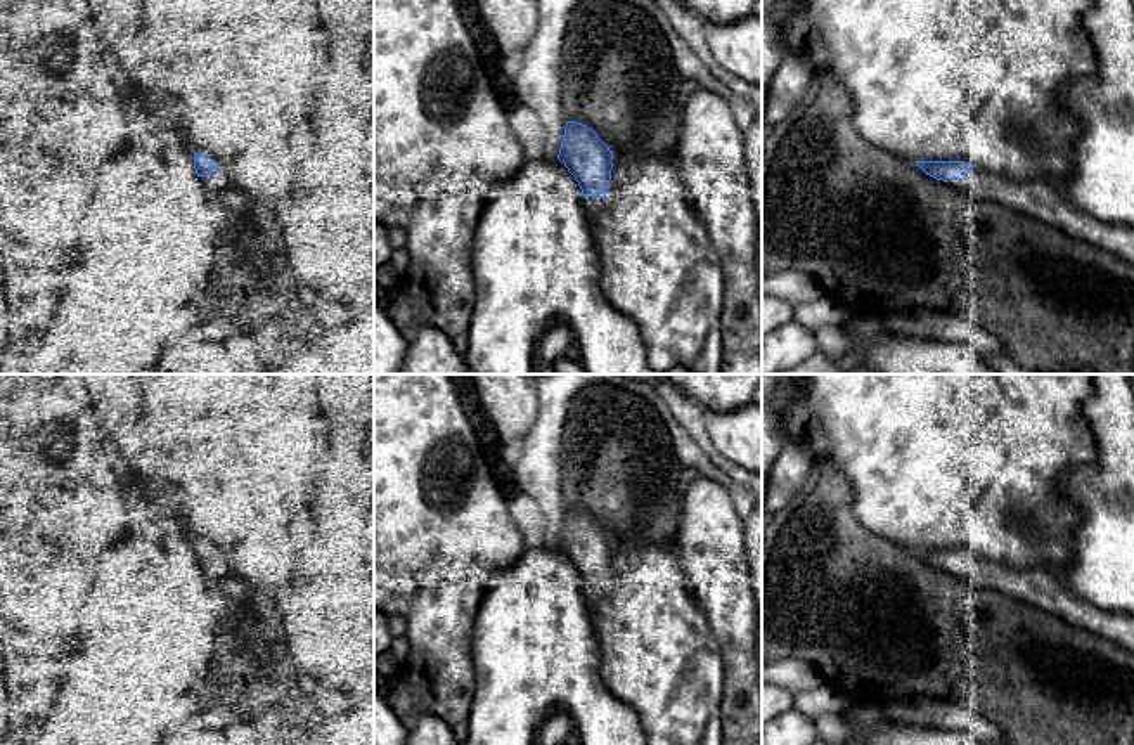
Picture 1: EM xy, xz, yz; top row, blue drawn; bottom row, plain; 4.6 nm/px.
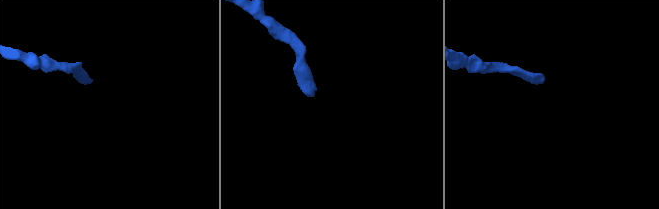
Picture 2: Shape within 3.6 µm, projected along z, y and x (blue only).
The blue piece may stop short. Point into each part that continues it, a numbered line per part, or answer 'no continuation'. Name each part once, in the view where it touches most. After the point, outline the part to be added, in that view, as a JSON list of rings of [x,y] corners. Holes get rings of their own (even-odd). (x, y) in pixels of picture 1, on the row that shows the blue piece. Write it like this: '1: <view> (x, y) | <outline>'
1: yz (1036, 198) | [[[971,168],[963,180],[949,180],[976,203],[997,203],[1035,217],[1068,237],[1086,241],[1134,267],[1134,227],[1105,224],[1077,210],[1046,180],[1016,182],[990,170]]]

